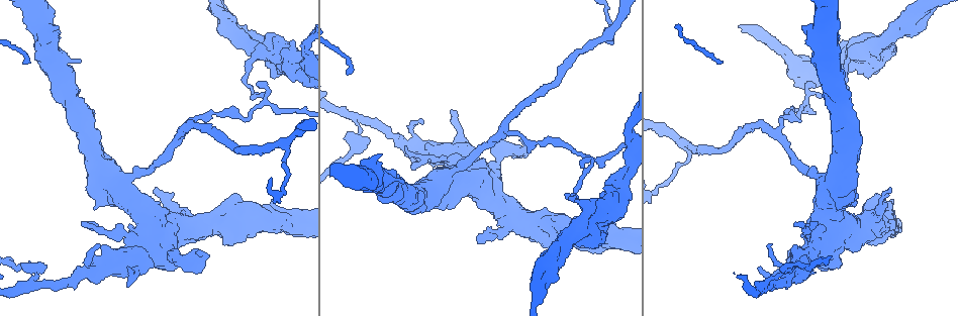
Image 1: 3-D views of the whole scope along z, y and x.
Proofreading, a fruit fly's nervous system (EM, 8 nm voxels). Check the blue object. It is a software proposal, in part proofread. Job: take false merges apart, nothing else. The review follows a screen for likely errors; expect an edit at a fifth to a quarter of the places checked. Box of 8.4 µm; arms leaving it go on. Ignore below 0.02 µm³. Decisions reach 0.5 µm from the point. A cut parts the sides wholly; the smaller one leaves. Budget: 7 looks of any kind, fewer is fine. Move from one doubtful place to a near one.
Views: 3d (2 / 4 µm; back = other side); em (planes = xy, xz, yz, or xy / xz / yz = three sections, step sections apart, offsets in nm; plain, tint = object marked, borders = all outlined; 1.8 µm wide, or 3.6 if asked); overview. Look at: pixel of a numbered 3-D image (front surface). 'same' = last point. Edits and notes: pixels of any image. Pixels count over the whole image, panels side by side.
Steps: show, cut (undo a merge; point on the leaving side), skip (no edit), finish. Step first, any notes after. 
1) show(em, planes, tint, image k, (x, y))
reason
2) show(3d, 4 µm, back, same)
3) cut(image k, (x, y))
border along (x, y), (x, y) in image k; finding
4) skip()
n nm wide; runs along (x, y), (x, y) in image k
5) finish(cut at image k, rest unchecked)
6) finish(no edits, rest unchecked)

show(em, 3.6 µm, planes, tint, image 1, (550, 226))
sharp bend

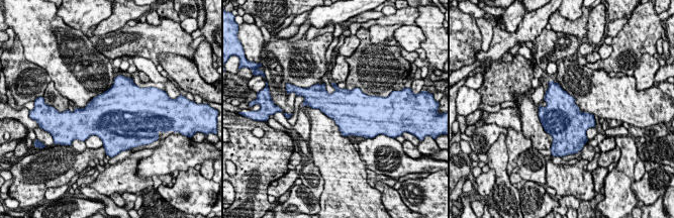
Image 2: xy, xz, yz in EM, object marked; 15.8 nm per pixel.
skip()
550 nm wide; all the same neuron

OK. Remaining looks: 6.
show(em, 3.6 µm, xz, step 4, tint, image 1, (818, 249))
sudden change in width

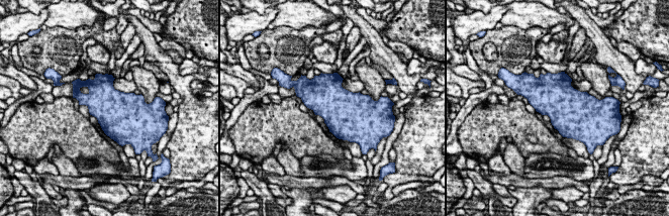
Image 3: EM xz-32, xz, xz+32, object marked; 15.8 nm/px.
skip()
continuous, no second neuron

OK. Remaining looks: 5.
show(3d, 4 µm, image 1, (592, 215))
sharp bend

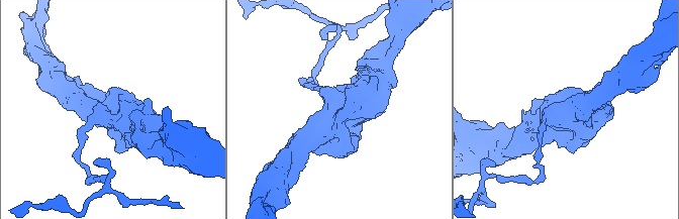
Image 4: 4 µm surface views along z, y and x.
show(em, 3.6 µm, planes, tint, image 4, (337, 113))

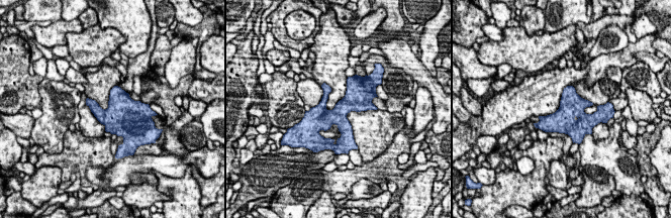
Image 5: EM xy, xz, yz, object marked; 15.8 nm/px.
skip()
one neuron here

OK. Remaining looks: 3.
finish(no edits, rest unchecked)

